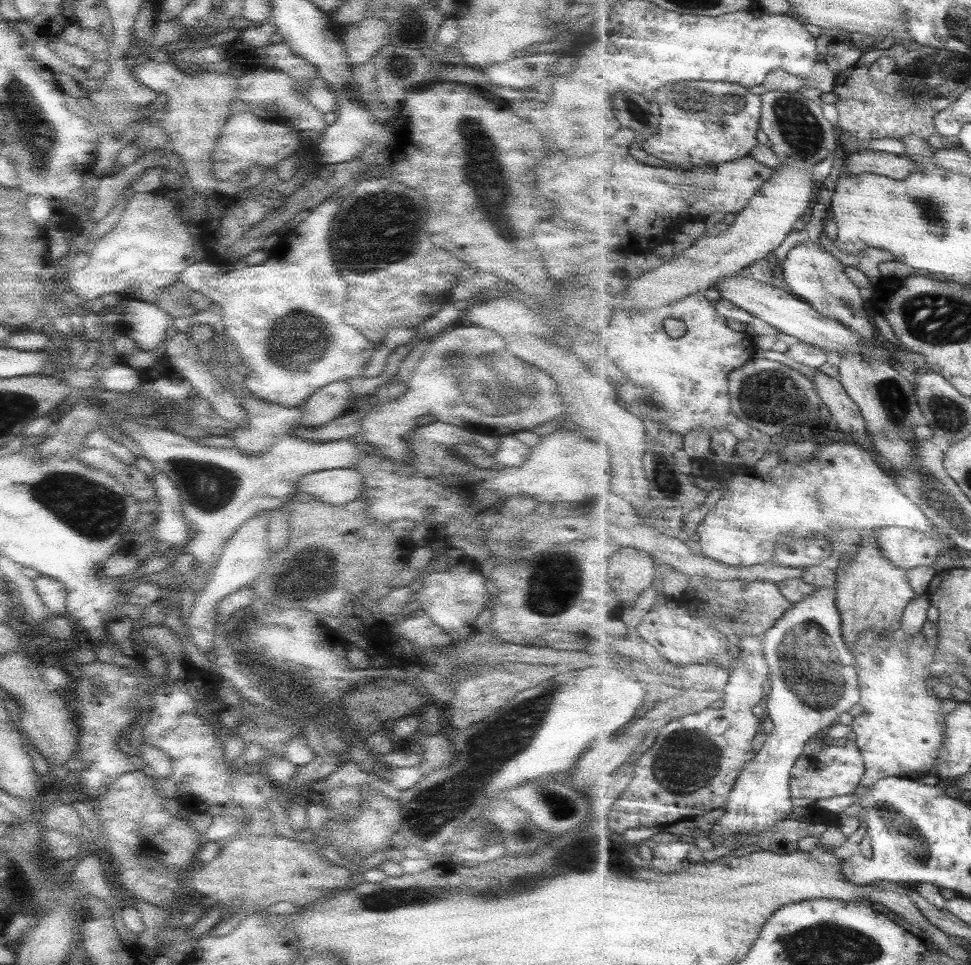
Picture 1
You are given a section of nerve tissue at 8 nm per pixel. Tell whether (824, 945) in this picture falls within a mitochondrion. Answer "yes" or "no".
yes

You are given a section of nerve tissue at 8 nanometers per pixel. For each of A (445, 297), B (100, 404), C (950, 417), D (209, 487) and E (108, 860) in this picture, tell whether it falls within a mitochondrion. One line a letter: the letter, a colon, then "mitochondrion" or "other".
A: other
B: other
C: mitochondrion
D: mitochondrion
E: other

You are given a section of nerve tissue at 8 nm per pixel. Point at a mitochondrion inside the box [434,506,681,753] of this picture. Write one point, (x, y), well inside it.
(556, 582)

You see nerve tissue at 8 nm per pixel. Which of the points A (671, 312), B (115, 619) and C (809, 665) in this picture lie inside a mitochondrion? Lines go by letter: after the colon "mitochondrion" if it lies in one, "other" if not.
A: other
B: other
C: mitochondrion

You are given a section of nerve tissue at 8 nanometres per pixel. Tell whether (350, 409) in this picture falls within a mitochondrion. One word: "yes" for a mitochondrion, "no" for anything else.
no

